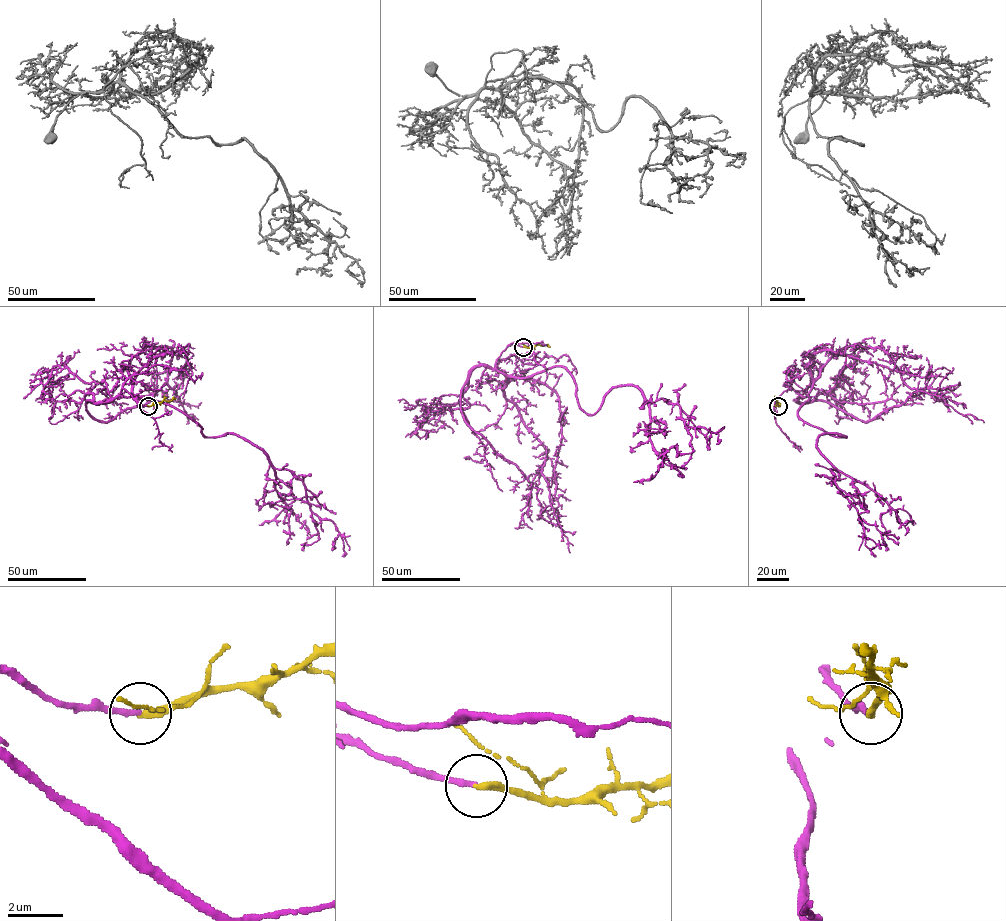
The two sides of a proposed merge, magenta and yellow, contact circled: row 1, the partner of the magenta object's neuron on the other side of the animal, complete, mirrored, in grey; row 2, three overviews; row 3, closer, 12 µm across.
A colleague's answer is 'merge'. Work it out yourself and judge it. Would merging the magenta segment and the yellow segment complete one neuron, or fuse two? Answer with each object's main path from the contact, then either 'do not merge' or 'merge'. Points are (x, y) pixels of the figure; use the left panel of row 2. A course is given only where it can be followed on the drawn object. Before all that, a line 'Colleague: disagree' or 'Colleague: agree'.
Colleague: agree
magenta via (148, 406), (122, 388), (179, 409), (205, 436), (235, 433), (290, 470), (310, 509), (335, 524), (342, 556) | yellow via (148, 406), (175, 398) | merge

